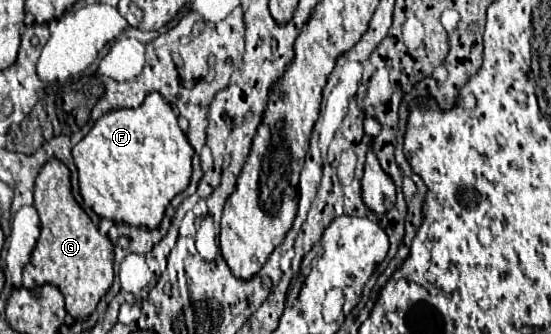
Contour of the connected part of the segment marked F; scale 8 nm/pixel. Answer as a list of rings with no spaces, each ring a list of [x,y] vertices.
[[[151,92],[139,108],[121,108],[103,114],[91,132],[73,148],[73,160],[79,168],[79,188],[83,202],[101,218],[109,218],[115,224],[129,224],[137,228],[157,230],[171,200],[189,186],[193,168],[191,160],[195,150],[177,124],[173,108],[163,100],[159,92]]]

